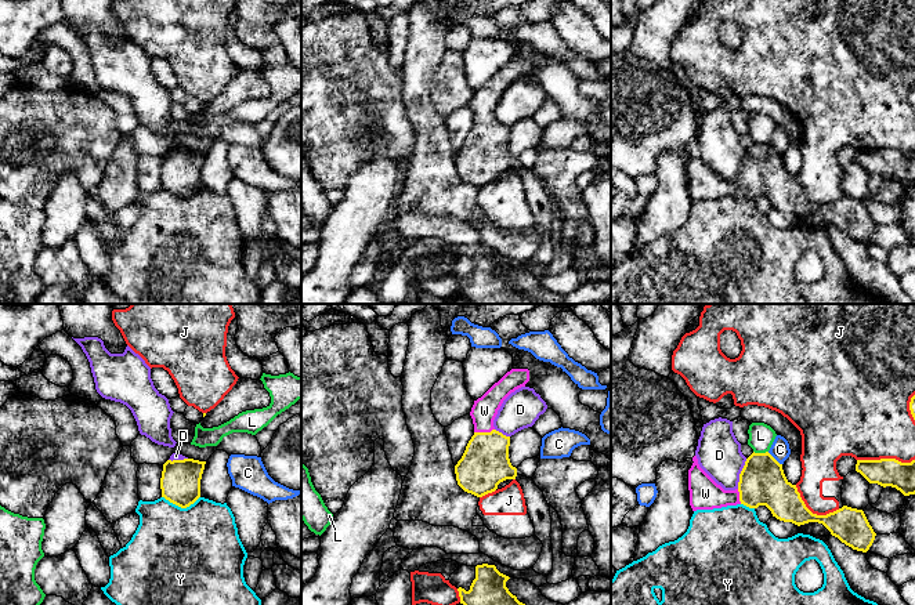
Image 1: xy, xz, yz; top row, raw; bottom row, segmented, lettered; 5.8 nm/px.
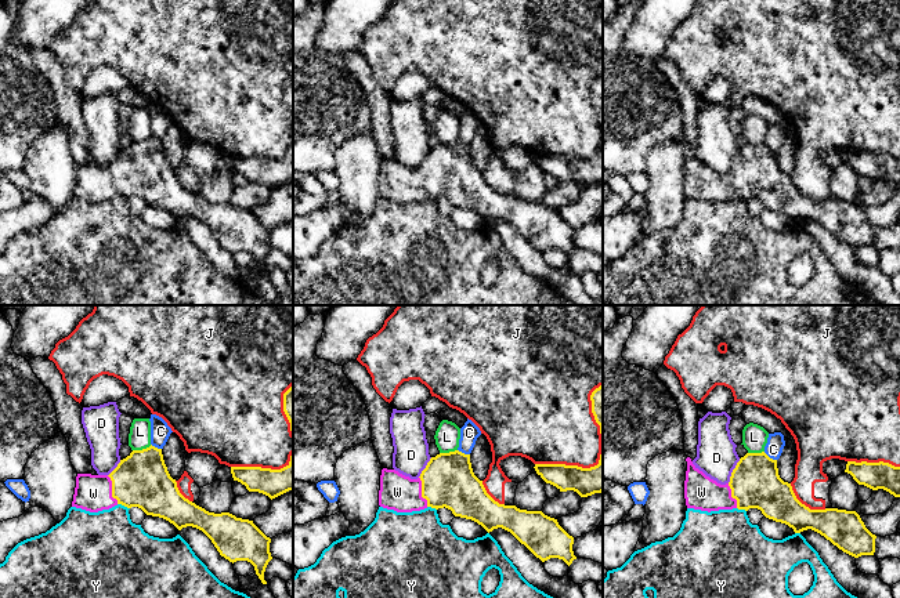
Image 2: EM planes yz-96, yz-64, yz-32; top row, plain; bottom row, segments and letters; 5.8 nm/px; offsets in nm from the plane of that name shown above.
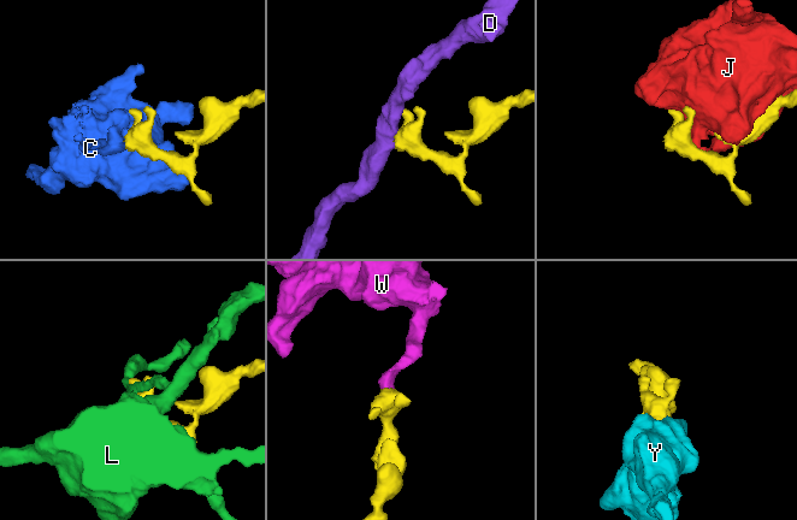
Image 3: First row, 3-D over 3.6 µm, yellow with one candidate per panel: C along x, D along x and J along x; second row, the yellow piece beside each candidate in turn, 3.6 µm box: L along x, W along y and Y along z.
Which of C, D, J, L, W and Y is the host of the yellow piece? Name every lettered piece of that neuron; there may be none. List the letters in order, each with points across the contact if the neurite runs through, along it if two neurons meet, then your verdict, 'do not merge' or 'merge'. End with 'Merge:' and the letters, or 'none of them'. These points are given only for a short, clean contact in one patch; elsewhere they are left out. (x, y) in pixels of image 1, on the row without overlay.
C: along yz (767, 142), (781, 155) | do not merge
D: along yz (747, 149), (737, 178) | do not merge
J: do not merge
L: do not merge
W: across xz (485, 154), (484, 123), (484, 101) | merge
Y: do not merge
Merge: W

